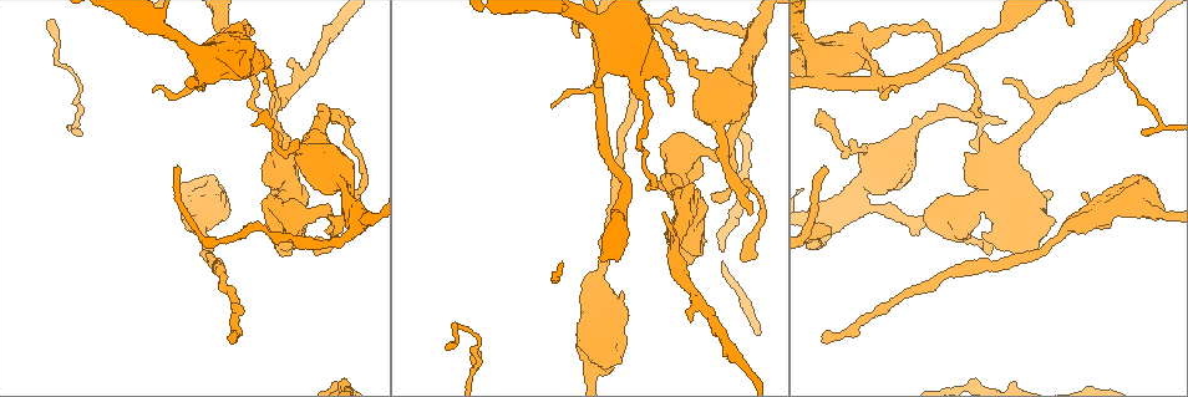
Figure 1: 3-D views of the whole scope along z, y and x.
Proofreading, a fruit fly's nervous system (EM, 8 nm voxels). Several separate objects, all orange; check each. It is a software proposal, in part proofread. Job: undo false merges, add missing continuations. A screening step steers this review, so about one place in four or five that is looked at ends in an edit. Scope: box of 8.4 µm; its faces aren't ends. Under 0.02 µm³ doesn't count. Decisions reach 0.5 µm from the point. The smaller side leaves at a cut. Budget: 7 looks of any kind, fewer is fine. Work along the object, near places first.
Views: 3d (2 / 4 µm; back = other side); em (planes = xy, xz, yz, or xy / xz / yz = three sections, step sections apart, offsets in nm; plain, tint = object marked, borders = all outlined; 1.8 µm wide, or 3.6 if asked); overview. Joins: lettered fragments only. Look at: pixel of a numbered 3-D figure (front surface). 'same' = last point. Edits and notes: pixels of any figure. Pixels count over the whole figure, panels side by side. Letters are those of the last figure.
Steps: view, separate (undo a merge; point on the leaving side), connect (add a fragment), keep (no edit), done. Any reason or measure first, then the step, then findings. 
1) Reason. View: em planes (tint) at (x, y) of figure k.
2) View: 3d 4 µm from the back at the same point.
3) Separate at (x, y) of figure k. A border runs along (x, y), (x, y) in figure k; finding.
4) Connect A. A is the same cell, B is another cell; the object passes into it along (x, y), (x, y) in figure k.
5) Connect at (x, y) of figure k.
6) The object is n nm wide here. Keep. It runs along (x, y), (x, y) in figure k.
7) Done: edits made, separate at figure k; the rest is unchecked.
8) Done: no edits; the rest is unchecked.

Closes a loop. View: em 3.6 µm planes (borders) at (596, 85) of figure 1.

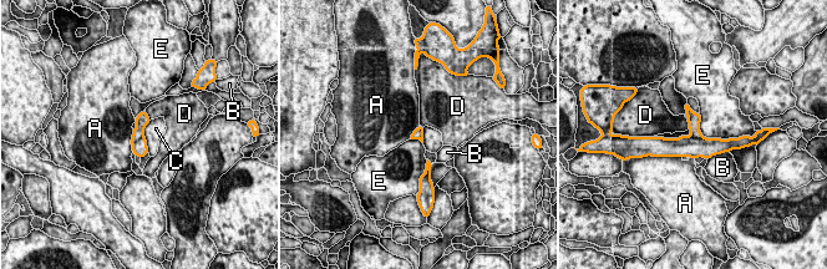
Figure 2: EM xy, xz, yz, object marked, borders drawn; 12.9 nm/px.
Separate at (140, 148) of figure 2. A, B, C, D and E are other cells; a border runs along (143, 136), (132, 148) in figure 2; a second neuron is stuck on.

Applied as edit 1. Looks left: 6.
View: overview.

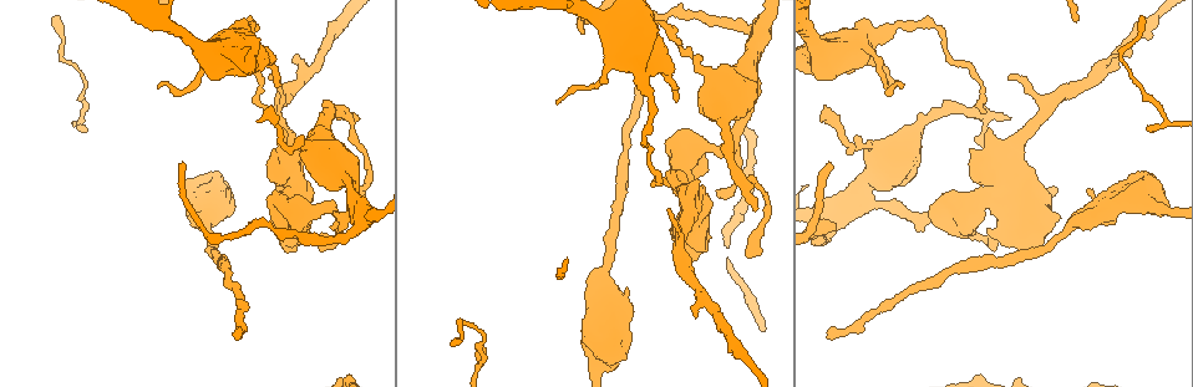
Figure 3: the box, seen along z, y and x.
Thick turns thin. View: 3d 4 µm at (291, 180) of figure 3.

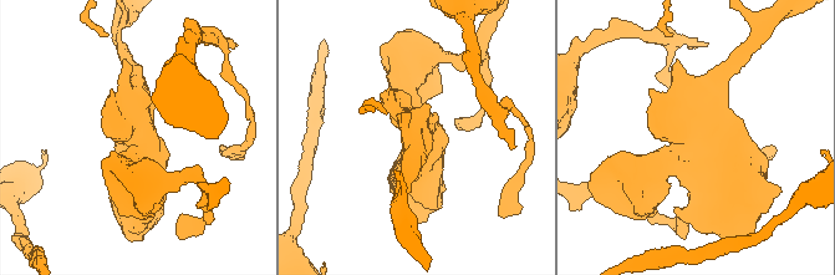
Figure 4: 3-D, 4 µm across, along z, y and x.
View: em 3.6 µm planes (plain) at (687, 130) of figure 4.

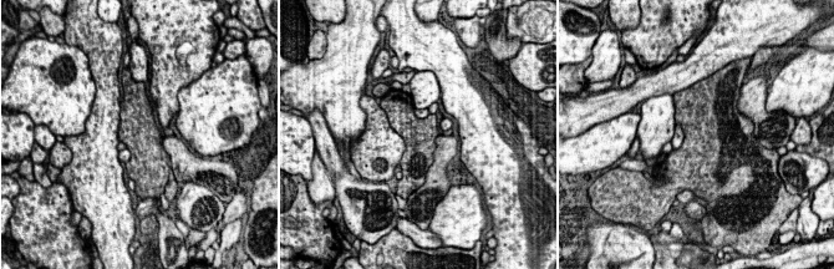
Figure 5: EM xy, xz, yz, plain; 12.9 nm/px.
View: em 3.6 µm planes (borders) at the same point.

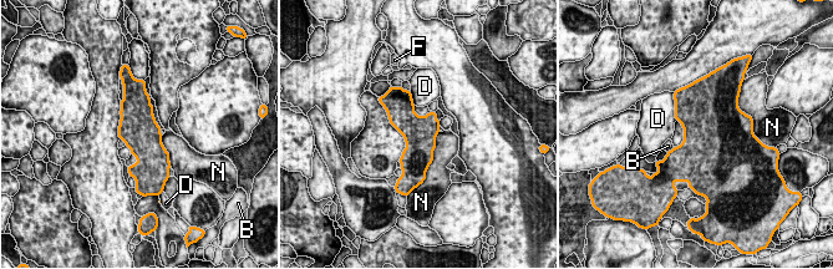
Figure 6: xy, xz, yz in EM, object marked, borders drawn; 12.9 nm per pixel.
Keep. B, D, F and N are other cells; a border runs along (440, 132), (433, 160), (425, 172) in figure 6; continuous, no second neuron.

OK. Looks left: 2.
End of a long branch. View: em planes (borders) at (234, 337) of figure 3.

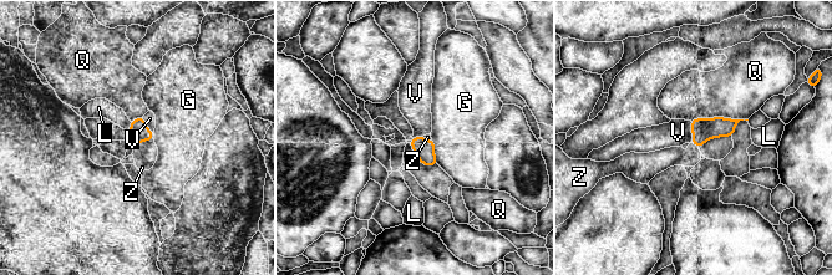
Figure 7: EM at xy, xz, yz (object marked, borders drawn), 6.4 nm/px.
Connect V. V is the same cell, G, L, Q and Z are other cells; it goes on there.

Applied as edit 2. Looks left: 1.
Done: edits made, separate at figure 2, connect at figure 7; the rest is unchecked.

